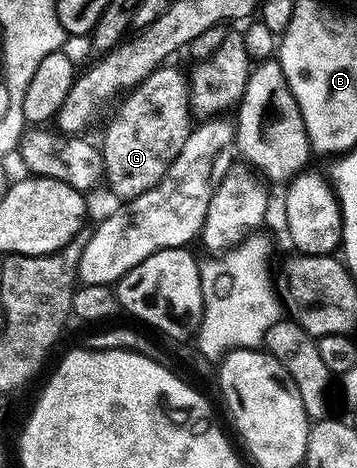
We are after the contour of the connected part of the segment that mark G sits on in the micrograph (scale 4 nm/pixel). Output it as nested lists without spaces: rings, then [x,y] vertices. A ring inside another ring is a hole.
[[[164,66],[149,74],[122,97],[101,139],[105,184],[111,187],[113,195],[120,196],[120,201],[132,200],[145,194],[145,190],[155,188],[173,158],[181,154],[181,146],[185,146],[185,138],[191,133],[193,109],[189,80],[181,69],[170,67]]]

